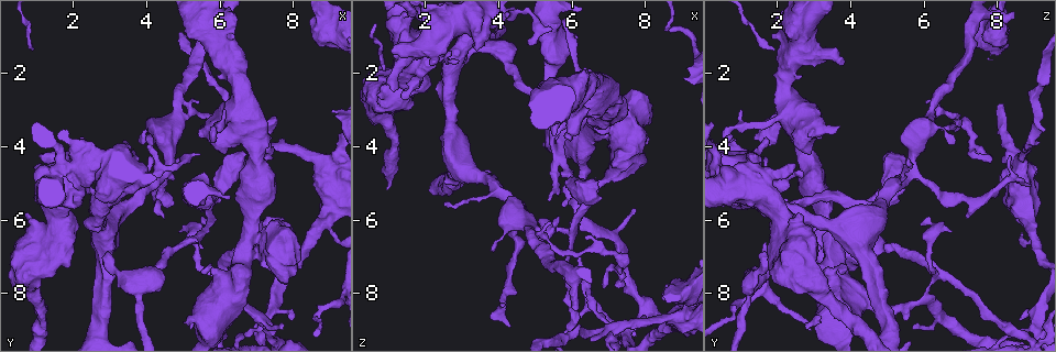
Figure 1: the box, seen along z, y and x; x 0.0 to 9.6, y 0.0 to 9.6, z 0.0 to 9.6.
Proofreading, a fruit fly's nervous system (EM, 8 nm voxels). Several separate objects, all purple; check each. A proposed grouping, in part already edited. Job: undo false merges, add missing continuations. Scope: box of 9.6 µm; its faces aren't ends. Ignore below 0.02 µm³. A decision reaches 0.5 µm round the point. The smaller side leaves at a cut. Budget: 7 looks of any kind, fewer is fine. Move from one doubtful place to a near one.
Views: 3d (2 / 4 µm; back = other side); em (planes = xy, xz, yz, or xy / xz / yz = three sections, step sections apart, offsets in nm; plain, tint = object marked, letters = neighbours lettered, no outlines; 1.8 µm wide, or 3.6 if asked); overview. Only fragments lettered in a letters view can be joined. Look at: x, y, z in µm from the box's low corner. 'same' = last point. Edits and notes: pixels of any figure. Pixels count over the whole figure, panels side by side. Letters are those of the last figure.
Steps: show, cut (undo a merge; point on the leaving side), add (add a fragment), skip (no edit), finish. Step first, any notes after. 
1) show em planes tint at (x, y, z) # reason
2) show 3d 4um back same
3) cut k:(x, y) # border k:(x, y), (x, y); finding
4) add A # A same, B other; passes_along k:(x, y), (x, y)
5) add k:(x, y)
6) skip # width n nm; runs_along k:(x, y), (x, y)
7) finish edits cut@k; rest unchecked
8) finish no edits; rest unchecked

show em planes letters at (9.15, 3.00, 2.10) # stops while still wide

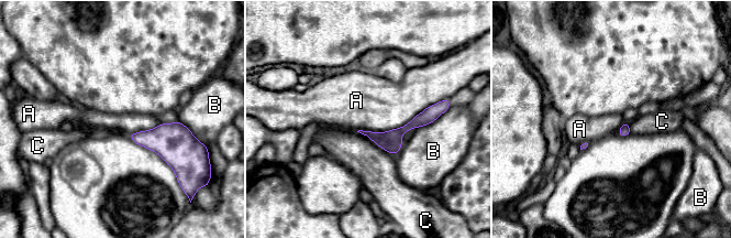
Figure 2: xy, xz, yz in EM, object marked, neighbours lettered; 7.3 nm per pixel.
skip # longest_contact A 650 nm; A other, B other, C other; runs_along 2:(432, 108), (394, 137), (370, 134); no lettered fragment goes on from it

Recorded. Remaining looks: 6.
show em 3.6um yz step 4 letters at (2.15, 4.45, 0.60)

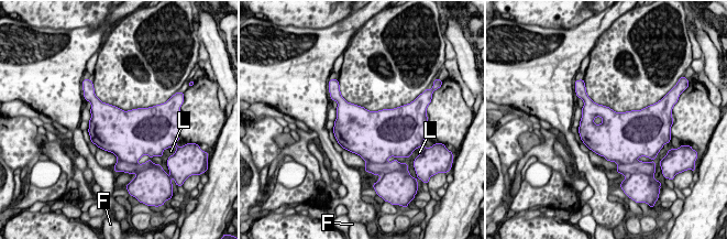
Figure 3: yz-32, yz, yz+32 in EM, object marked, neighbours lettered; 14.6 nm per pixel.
cut 3:(120, 165) # width 650 nm; F other, L other; border 3:(118, 158), (124, 161); a second neuron is stuck on

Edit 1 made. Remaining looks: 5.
show 3d 2um at (5.95, 7.35, 6.30) # abrupt turn

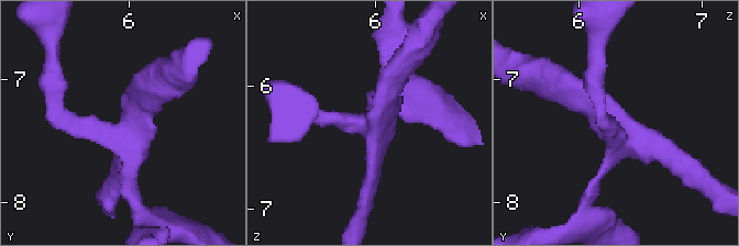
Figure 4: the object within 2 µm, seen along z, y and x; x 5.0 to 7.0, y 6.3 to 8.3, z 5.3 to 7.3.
show em xy step 16 letters at (5.98, 7.38, 6.36) # now the EM

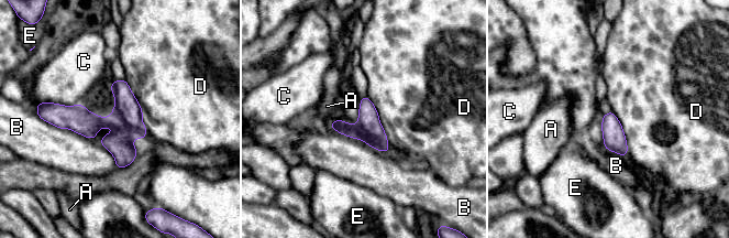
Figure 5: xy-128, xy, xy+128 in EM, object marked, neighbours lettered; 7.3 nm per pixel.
cut 5:(368, 121) # width 150 nm; A other, B other, C other, D other, E other; border 5:(356, 125), (383, 150); a second neuron is stuck on

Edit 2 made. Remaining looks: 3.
finish edits cut@3, cut@5; rest unchecked

